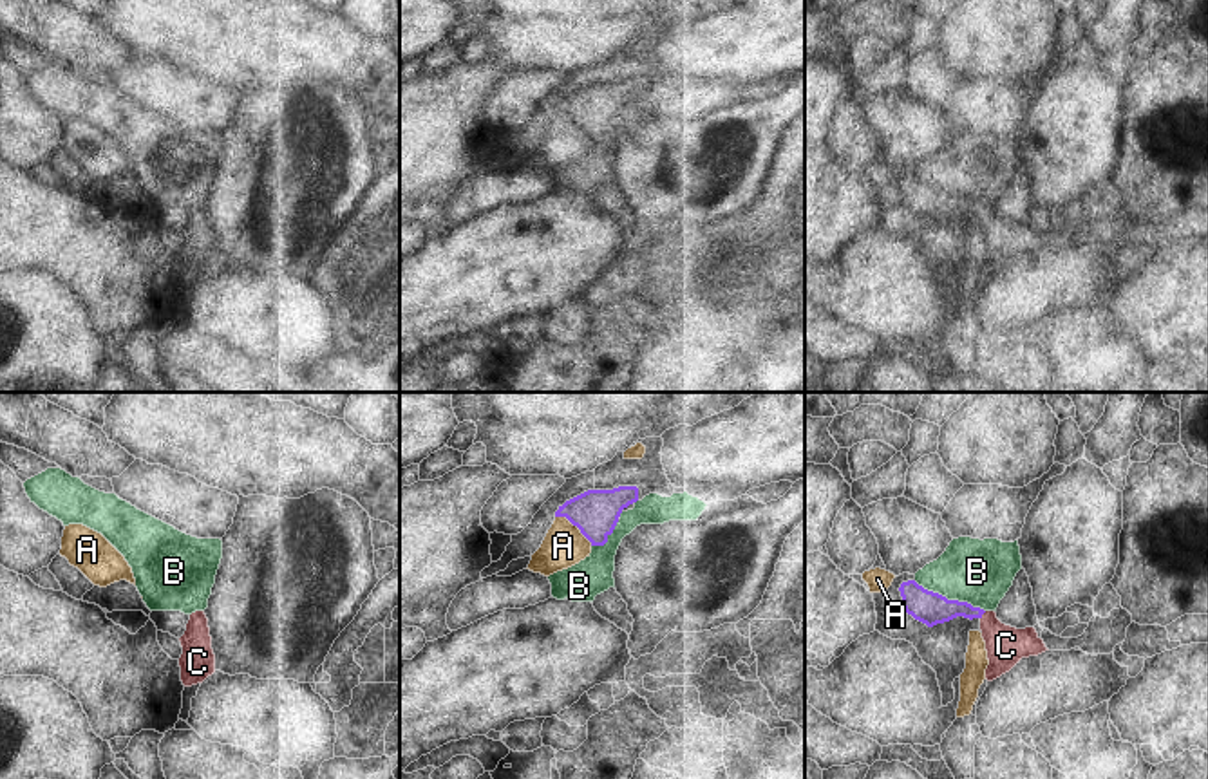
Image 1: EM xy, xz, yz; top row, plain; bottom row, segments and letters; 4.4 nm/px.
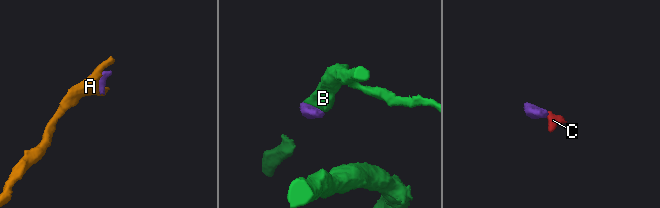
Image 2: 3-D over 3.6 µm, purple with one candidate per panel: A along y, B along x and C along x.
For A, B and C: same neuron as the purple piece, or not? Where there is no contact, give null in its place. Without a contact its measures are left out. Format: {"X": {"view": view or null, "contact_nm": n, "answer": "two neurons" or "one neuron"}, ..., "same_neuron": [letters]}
{"A": {"view": "xz", "contact_nm": 220, "answer": "two neurons"}, "B": {"view": "yz", "contact_nm": 340, "answer": "two neurons"}, "C": {"view": "yz", "contact_nm": 50, "answer": "one neuron"}, "same_neuron": ["C"]}

